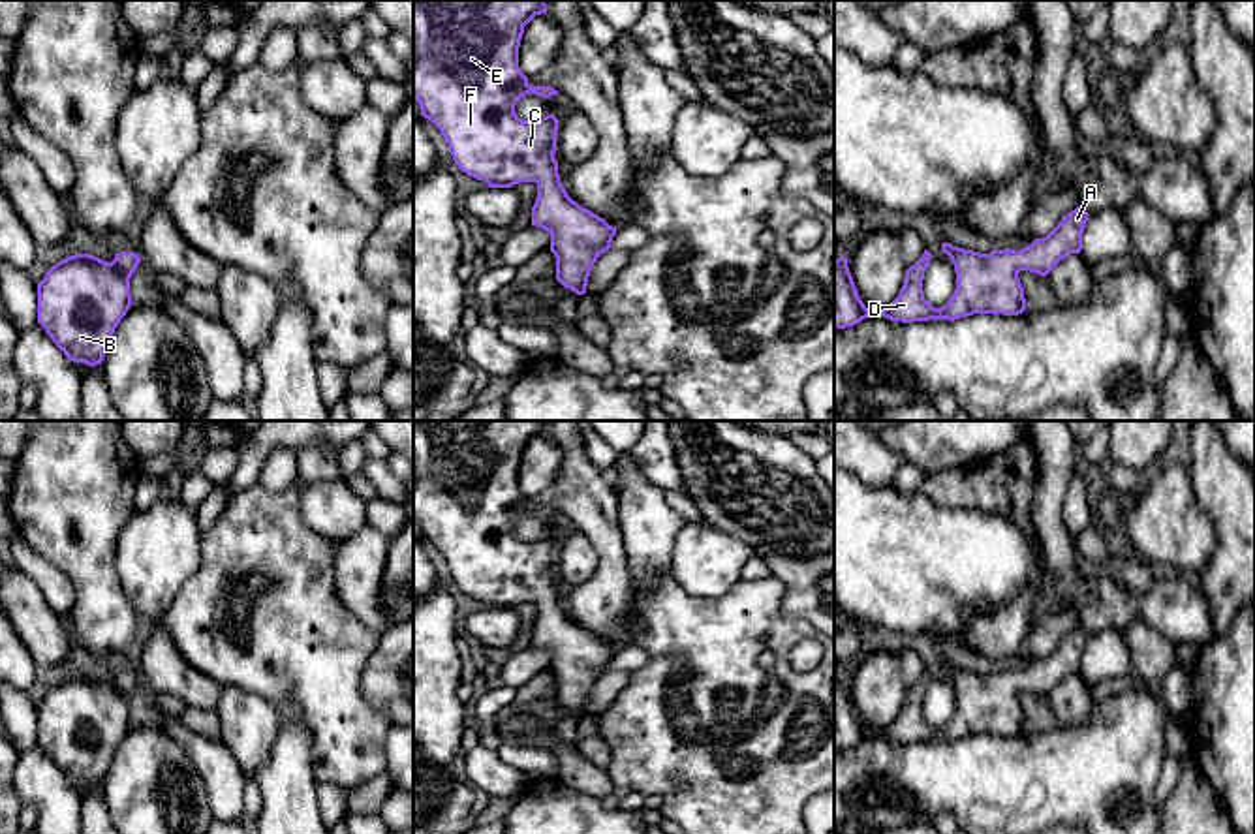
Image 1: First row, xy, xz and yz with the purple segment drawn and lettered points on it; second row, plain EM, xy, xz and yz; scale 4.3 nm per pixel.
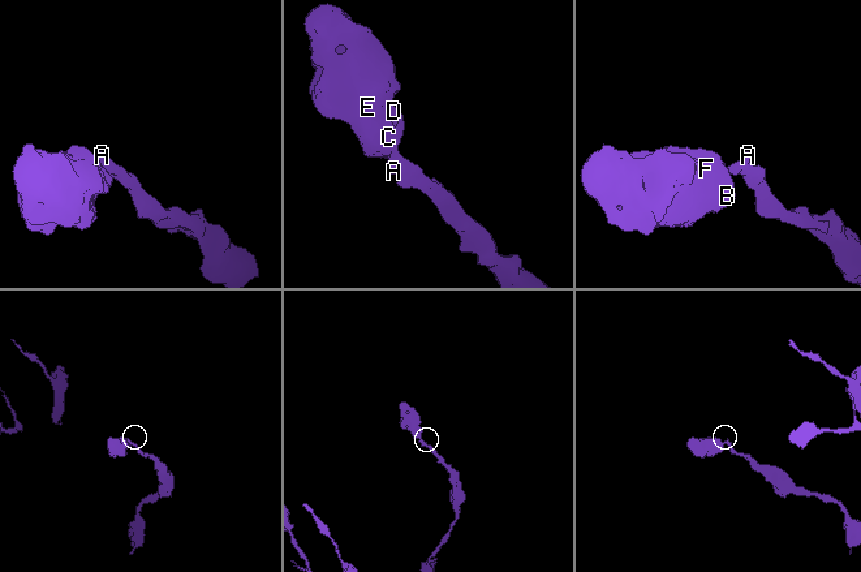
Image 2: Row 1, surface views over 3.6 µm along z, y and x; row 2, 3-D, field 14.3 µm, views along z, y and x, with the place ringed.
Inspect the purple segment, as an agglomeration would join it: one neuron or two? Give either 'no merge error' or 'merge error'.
no merge error

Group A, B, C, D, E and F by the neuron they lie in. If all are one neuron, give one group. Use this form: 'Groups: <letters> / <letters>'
Groups: A B C D E F

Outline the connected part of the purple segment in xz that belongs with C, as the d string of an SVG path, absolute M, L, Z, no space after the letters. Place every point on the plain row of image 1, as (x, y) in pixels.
M413 421L413 518L421 537L443 556L460 592L490 609L537 605L532 646L550 654L556 701L584 716L590 691L611 669L616 648L573 622L562 607L554 580L560 541L552 533L539 541L515 535L517 522L530 513L558 515L552 507L530 507L519 488L524 447L541 434L547 434L545 421Z

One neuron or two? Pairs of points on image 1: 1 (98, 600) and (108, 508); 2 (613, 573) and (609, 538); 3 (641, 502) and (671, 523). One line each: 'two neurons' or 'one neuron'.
1: one neuron
2: one neuron
3: one neuron

